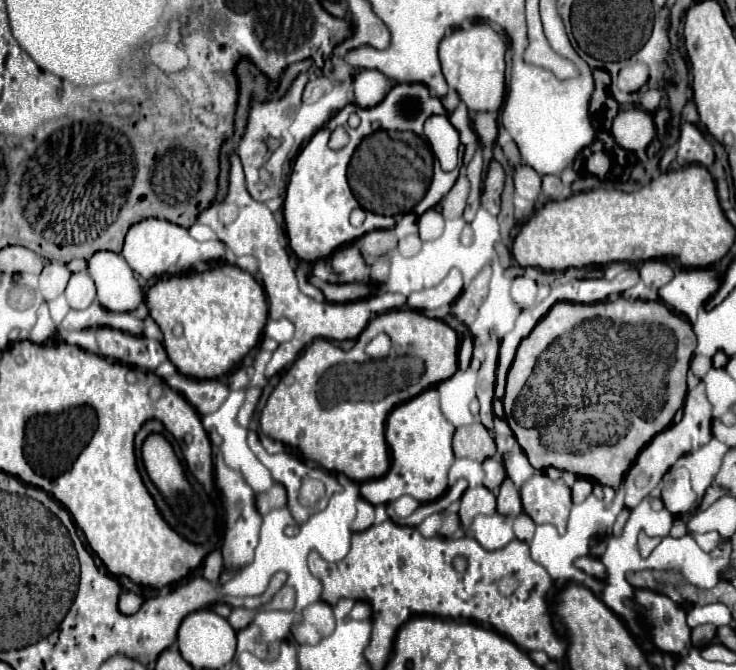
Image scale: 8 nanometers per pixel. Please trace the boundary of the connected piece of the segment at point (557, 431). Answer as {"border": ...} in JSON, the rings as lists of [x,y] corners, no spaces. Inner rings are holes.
{"border":[[[617,297],[605,303],[591,303],[591,305],[565,303],[565,301],[557,303],[535,325],[535,329],[521,341],[517,349],[515,361],[507,375],[507,389],[503,397],[507,423],[513,429],[517,443],[529,457],[533,469],[541,471],[547,467],[557,467],[557,469],[571,471],[579,477],[589,477],[599,485],[609,485],[617,489],[625,473],[631,469],[639,451],[657,433],[665,431],[671,425],[677,409],[681,409],[687,395],[687,371],[689,371],[689,361],[693,357],[693,351],[695,351],[695,333],[691,325],[683,317],[669,311],[661,301],[629,303],[623,297]],[[659,379],[667,381],[667,389],[659,389]],[[535,393],[537,395],[551,393],[553,399],[551,403],[543,403],[543,405],[523,403],[523,401],[531,401]],[[575,433],[577,433],[577,445],[567,445],[567,439],[573,437]]]}

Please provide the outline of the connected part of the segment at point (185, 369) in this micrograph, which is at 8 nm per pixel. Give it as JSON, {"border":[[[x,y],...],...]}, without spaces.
{"border":[[[227,263],[203,273],[159,279],[147,291],[147,305],[163,333],[171,363],[189,379],[219,379],[231,373],[259,343],[269,311],[265,291],[255,277]]]}

